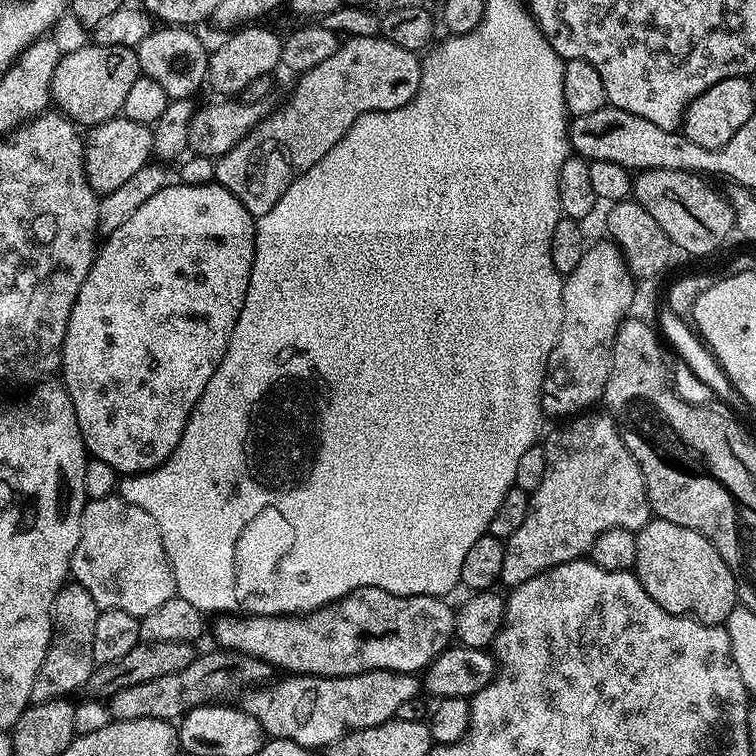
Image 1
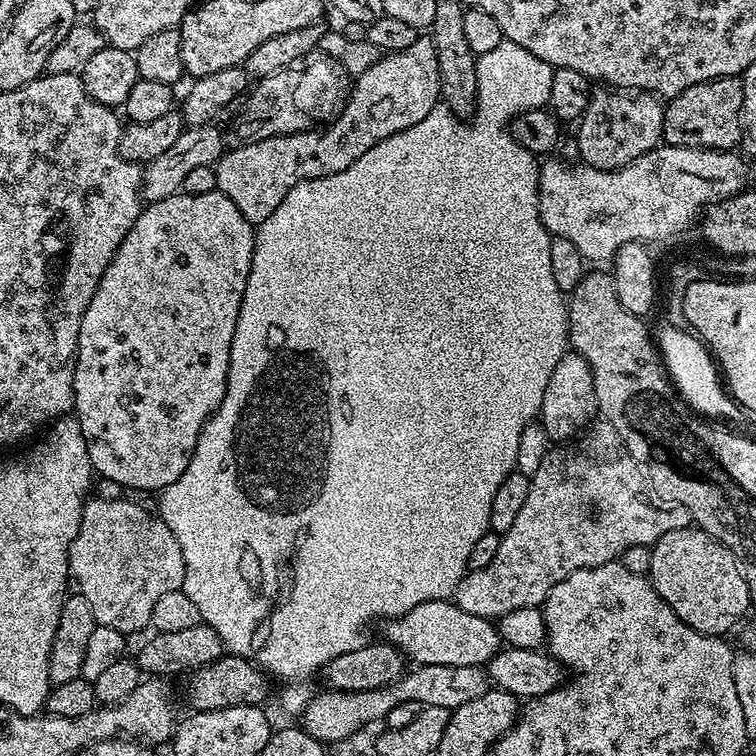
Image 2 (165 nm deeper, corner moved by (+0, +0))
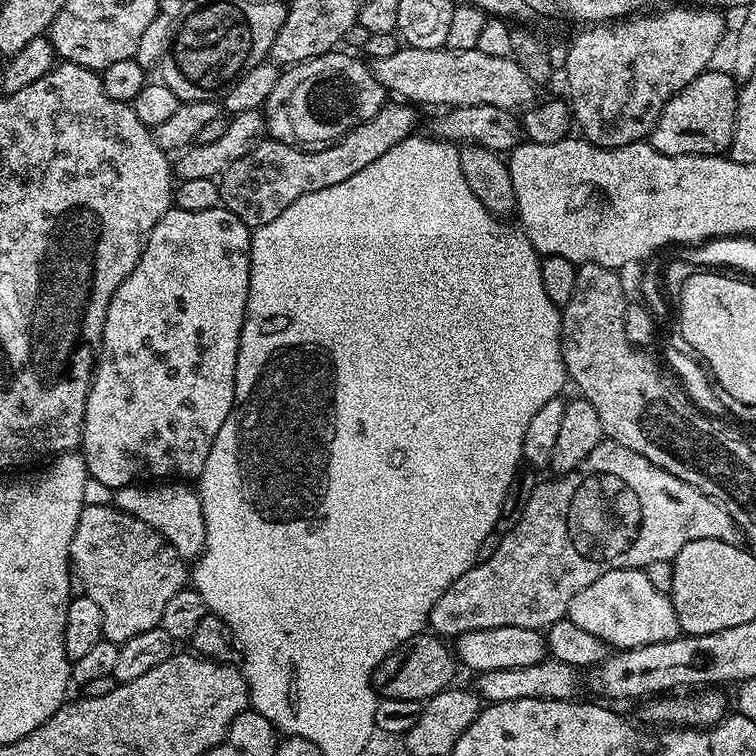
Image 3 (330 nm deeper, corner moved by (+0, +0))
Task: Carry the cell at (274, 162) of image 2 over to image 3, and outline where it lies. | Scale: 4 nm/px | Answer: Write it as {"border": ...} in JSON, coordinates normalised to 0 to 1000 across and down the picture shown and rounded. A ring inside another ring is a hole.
{"border":[[[540,135],[524,136],[529,138],[509,136],[495,156],[478,159],[448,185],[417,198],[378,190],[374,185],[345,184],[291,229],[292,271],[304,276],[327,302],[337,304],[352,299],[352,294],[362,294],[362,288],[368,288],[368,283],[394,262],[431,251],[431,246],[447,246],[447,241],[458,241],[458,235],[468,235],[474,225],[484,225],[484,220],[489,220],[489,214],[500,214],[511,198],[546,179],[552,144]]]}

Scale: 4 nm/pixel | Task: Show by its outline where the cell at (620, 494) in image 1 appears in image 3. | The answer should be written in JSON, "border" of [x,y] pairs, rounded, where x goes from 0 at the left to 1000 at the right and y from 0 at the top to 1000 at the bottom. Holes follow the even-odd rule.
{"border":[[[795,585],[786,595],[780,595],[778,604],[757,624],[737,628],[730,634],[735,635],[716,634],[710,639],[709,647],[701,653],[701,664],[696,664],[696,675],[690,675],[690,685],[685,685],[685,696],[680,696],[680,701],[663,708],[659,729],[648,739],[626,746],[620,757],[607,762],[594,775],[593,782],[582,787],[579,796],[574,796],[574,802],[566,813],[565,829],[575,840],[583,844],[602,844],[622,833],[663,831],[664,828],[690,828],[692,831],[722,833],[733,823],[747,819],[757,792],[771,778],[780,775],[780,770],[796,765],[796,759],[811,757],[815,751],[844,751],[849,754],[860,743],[870,743],[872,741],[890,742],[894,739],[897,728],[902,728],[902,722],[907,722],[907,717],[954,714],[962,720],[978,721],[981,714],[979,700],[974,697],[974,692],[966,685],[966,680],[960,680],[960,675],[950,663],[939,660],[934,653],[929,653],[929,648],[913,643],[913,638],[902,638],[902,632],[876,622],[849,601],[844,601],[821,587]]]}

